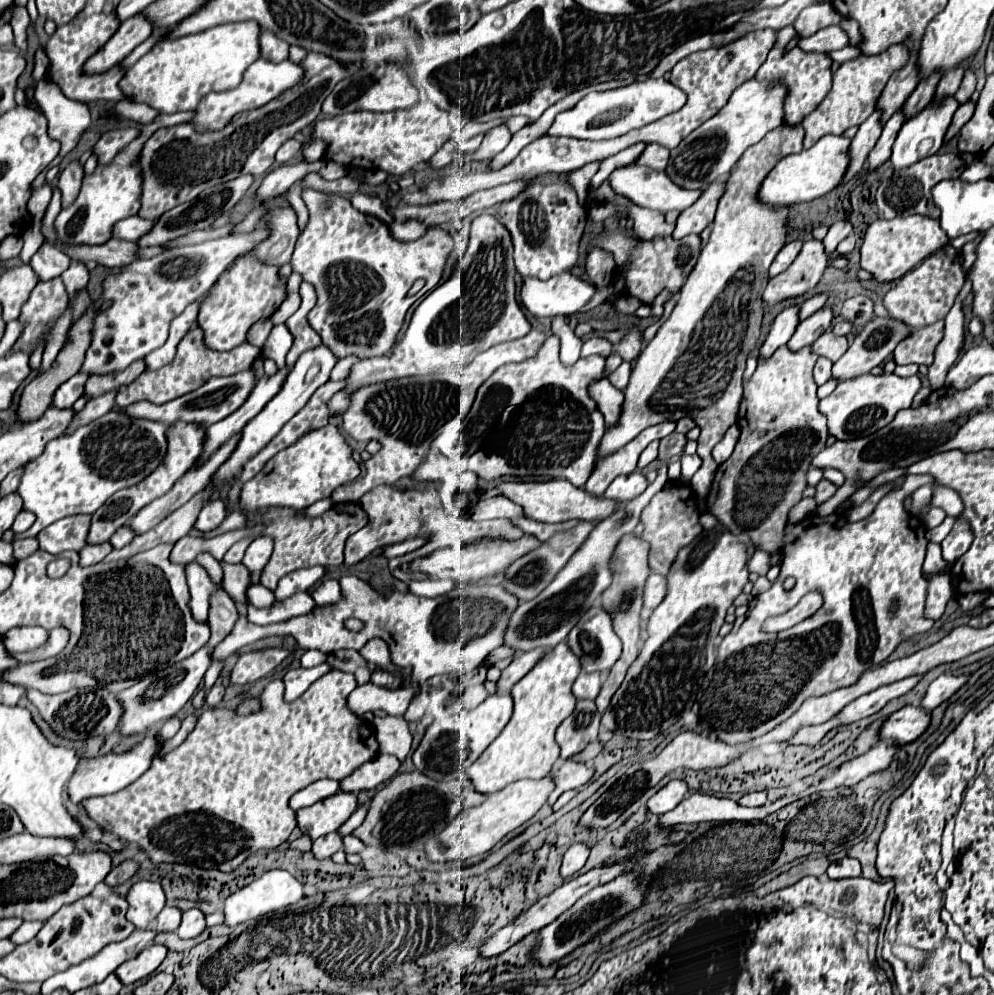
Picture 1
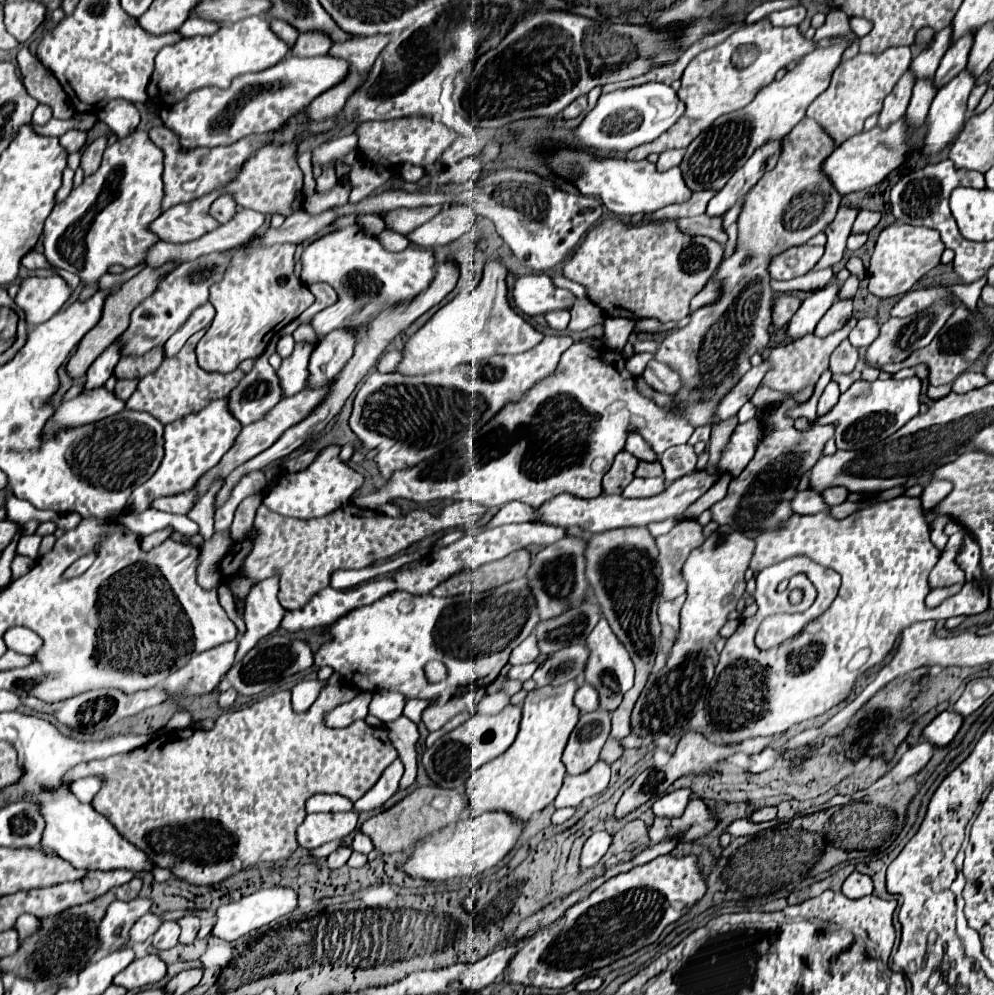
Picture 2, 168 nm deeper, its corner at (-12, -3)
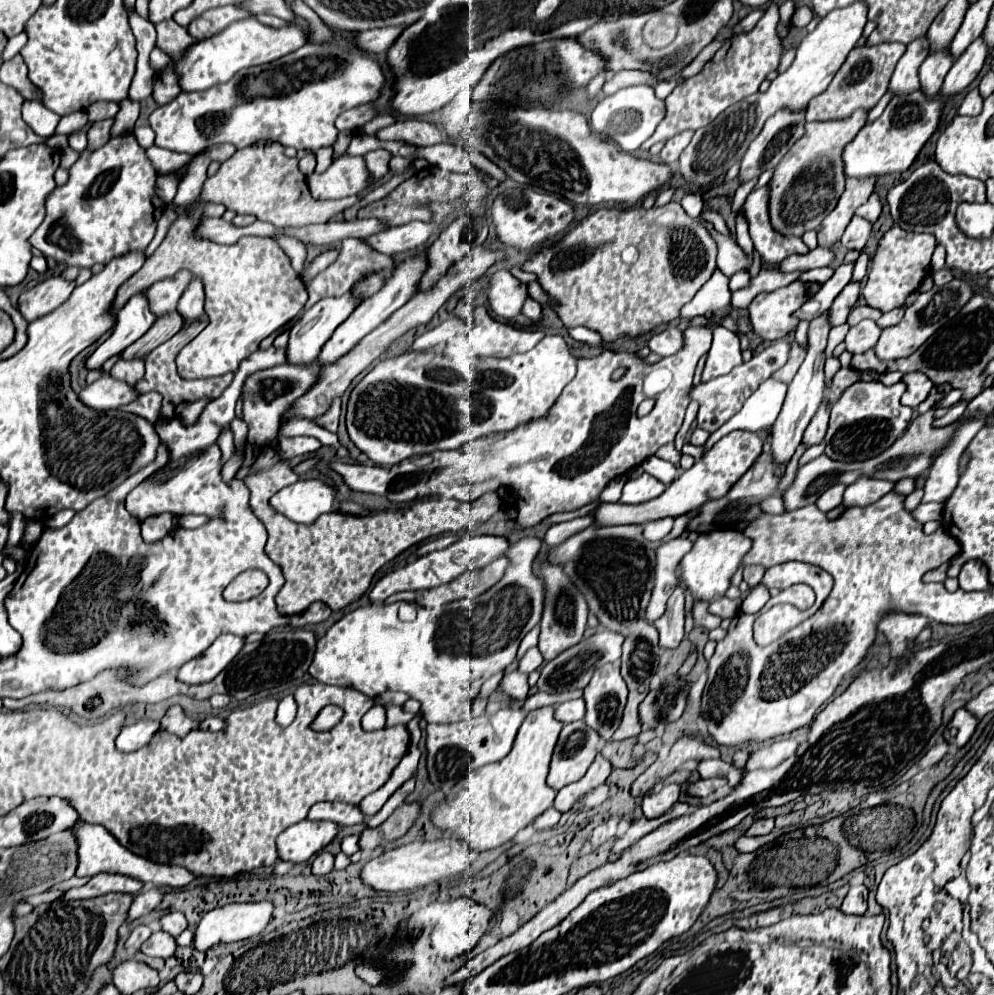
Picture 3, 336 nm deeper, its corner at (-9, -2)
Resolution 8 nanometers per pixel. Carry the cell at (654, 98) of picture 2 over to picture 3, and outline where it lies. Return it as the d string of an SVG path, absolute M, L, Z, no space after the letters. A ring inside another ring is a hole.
M635 85L617 91L615 95L605 97L591 113L591 129L599 135L605 135L619 143L627 153L635 153L657 129L665 117L665 101L655 95L655 89L649 85Z

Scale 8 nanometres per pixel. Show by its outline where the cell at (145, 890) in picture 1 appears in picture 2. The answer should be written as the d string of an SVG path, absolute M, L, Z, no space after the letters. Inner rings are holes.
M148 912L146 916L142 916L142 918L132 926L132 930L130 930L130 944L138 944L138 942L148 940L148 938L158 930L160 924L162 924L160 918Z

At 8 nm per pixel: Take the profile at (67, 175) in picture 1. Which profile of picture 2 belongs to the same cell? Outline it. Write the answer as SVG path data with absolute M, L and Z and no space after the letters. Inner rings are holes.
M104 136L96 138L92 144L88 144L88 146L84 148L84 152L82 152L82 162L80 162L84 174L94 174L94 170L98 170L104 148L106 148L106 138L104 138Z

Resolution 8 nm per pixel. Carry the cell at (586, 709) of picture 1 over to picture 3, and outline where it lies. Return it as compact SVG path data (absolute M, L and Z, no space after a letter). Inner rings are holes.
M585 721L567 723L559 735L547 783L557 791L579 781L597 755L599 739L599 733L595 733Z

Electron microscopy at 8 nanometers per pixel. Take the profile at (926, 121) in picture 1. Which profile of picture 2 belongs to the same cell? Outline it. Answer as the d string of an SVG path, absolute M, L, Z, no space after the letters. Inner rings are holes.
M962 70L946 86L942 86L930 106L926 124L928 132L924 138L924 152L938 152L948 146L966 122L966 100L974 88L976 78Z

